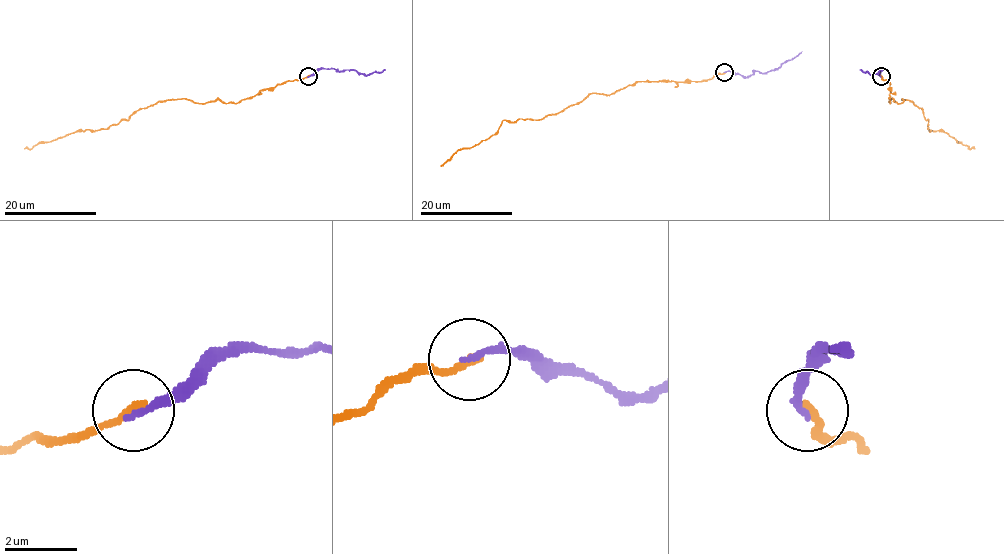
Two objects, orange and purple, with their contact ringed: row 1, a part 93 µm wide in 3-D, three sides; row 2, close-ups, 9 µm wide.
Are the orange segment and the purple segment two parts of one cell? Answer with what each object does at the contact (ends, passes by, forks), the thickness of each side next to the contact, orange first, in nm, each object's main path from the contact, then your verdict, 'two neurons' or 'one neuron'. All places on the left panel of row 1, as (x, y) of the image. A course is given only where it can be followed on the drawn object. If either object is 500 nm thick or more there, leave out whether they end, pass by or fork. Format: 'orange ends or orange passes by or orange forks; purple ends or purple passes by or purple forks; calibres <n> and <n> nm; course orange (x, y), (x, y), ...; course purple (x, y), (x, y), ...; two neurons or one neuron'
orange ends; purple ends; calibres 220 and 200 nm; course orange (308, 76), (260, 89), (235, 103), (158, 101), (106, 129), (76, 131), (24, 148); course purple (309, 76), (320, 69), (370, 74), (385, 70); one neuron

